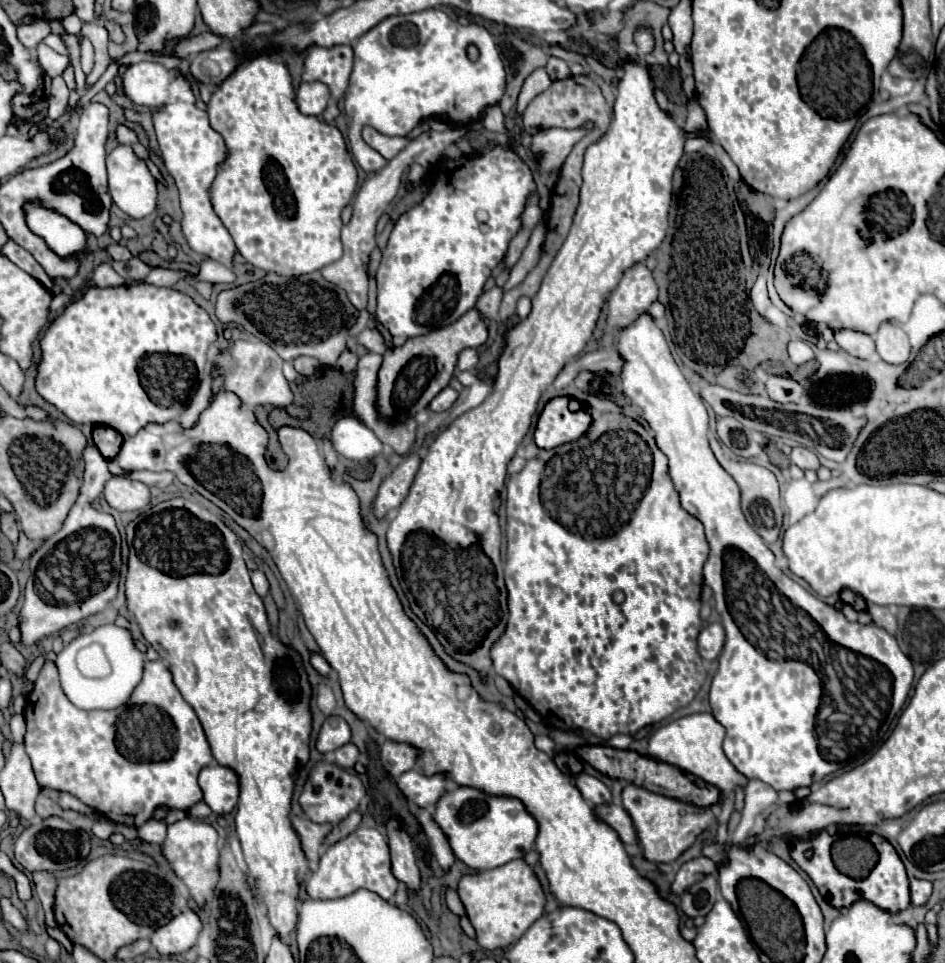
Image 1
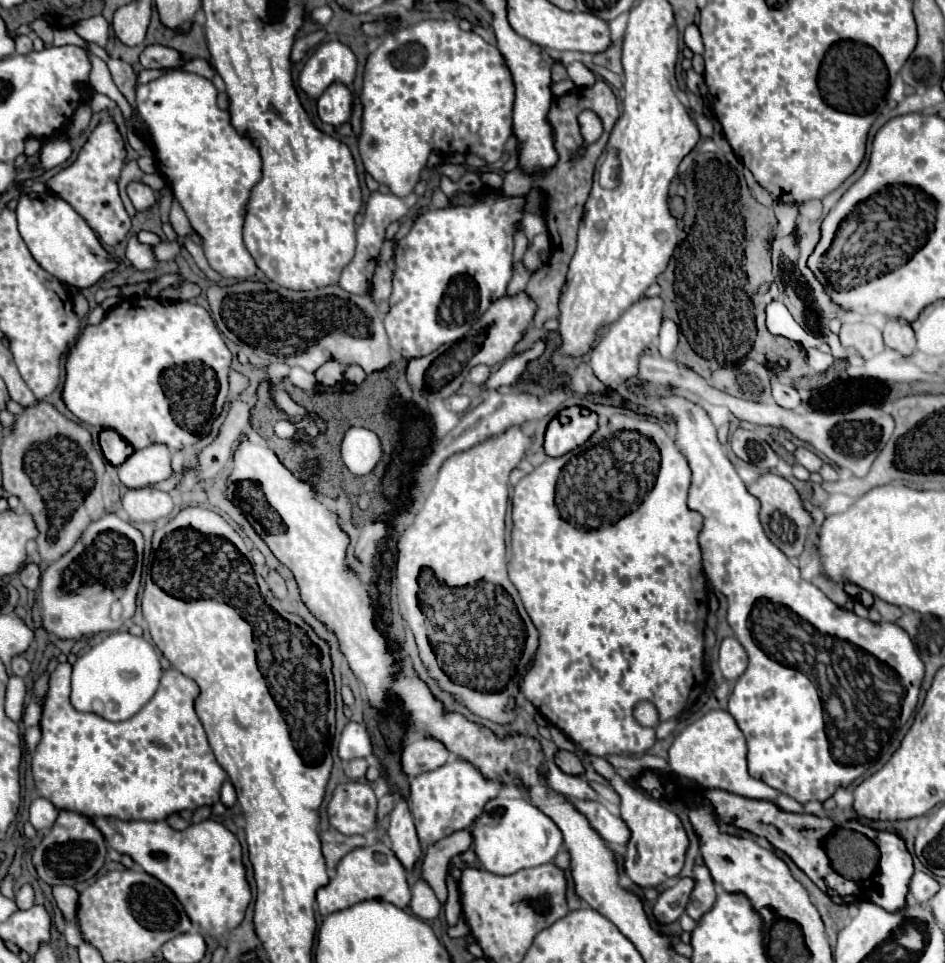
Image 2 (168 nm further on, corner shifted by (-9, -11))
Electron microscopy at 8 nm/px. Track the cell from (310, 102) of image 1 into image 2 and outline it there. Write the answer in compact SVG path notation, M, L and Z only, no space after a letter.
M332 83L318 99L318 115L324 123L340 127L352 113L352 93L344 83Z

